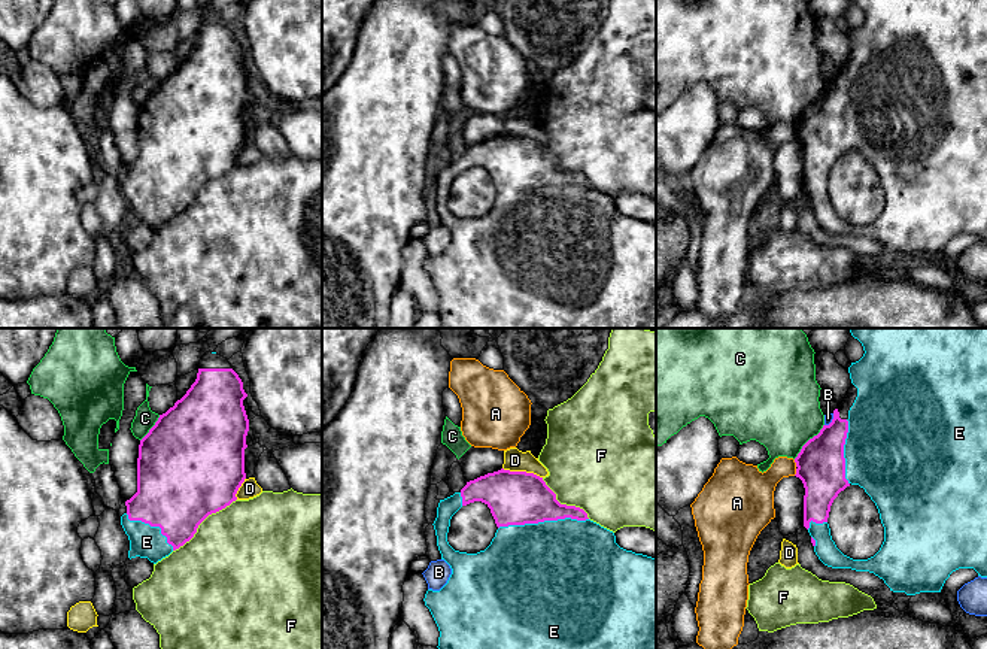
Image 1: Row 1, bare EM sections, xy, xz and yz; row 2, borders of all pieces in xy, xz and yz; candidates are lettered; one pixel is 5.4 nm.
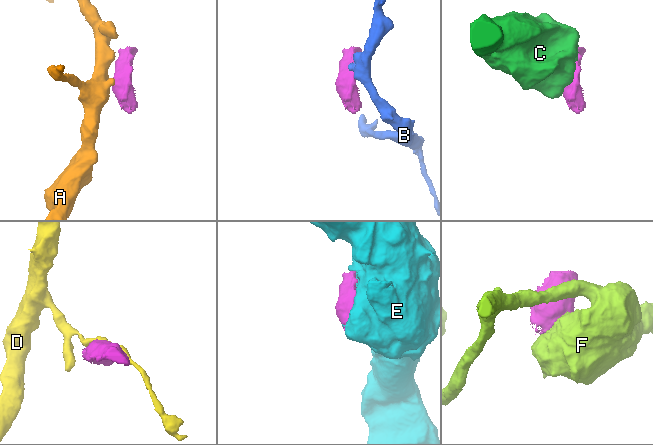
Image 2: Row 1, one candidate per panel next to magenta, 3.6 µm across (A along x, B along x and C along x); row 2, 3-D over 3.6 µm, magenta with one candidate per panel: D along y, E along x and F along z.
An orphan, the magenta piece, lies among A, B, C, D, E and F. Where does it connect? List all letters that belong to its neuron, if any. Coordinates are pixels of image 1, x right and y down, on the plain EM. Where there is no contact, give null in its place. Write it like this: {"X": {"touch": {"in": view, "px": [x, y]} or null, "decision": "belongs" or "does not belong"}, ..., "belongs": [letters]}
{"A": {"touch": {"in": "yz", "px": [795, 127]}, "decision": "does not belong"}, "B": {"touch": {"in": "yz", "px": [832, 87]}, "decision": "does not belong"}, "C": {"touch": {"in": "yz", "px": [808, 106]}, "decision": "does not belong"}, "D": {"touch": {"in": "xz", "px": [522, 138]}, "decision": "does not belong"}, "E": {"touch": {"in": "xz", "px": [543, 187]}, "decision": "belongs"}, "F": {"touch": {"in": "xy", "px": [202, 187]}, "decision": "does not belong"}, "belongs": ["E"]}

